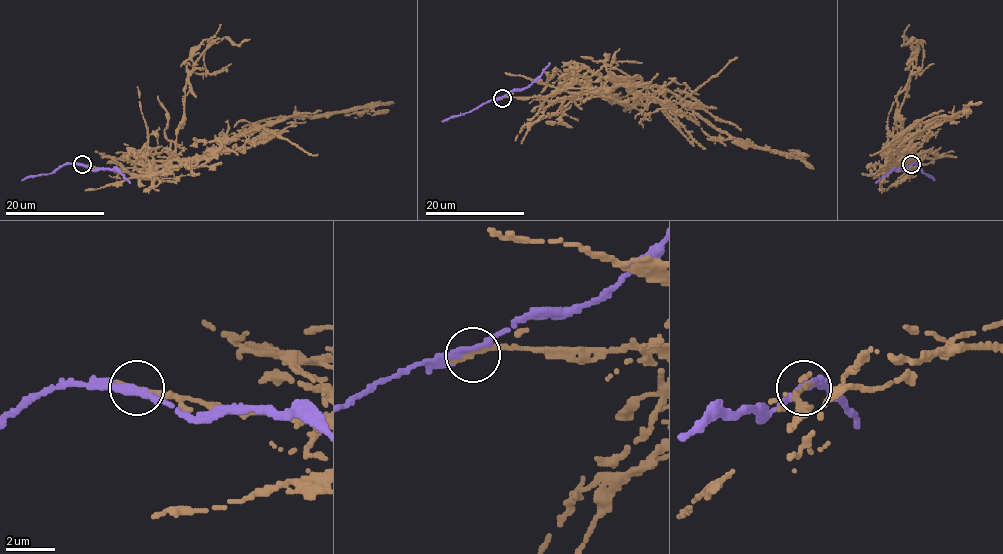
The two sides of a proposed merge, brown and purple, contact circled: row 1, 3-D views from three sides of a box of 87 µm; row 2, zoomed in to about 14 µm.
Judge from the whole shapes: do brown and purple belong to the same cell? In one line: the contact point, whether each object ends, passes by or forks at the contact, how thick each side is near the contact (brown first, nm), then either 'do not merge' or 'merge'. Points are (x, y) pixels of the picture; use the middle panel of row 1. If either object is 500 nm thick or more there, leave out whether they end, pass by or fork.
(502, 98) | brown ends | purple passes by | 320/320 nm | do not merge

